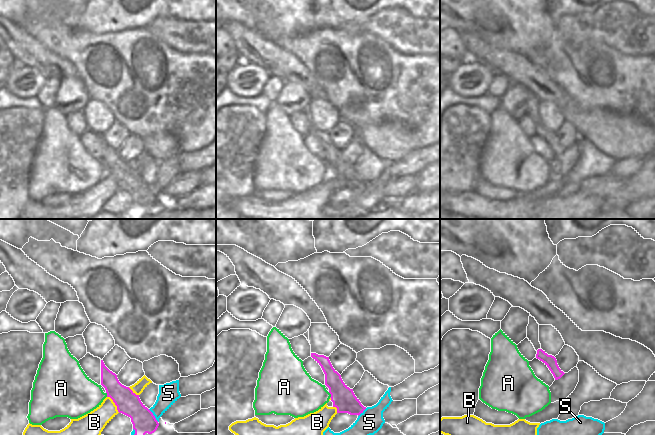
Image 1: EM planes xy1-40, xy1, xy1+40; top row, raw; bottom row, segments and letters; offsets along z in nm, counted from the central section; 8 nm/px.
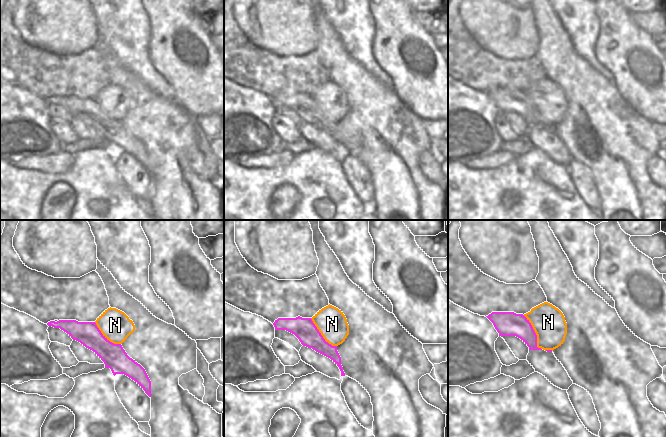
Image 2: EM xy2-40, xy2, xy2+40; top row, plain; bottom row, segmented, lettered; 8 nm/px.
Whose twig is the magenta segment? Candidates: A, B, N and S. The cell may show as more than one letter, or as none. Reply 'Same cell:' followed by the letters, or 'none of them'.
Same cell: none of them

